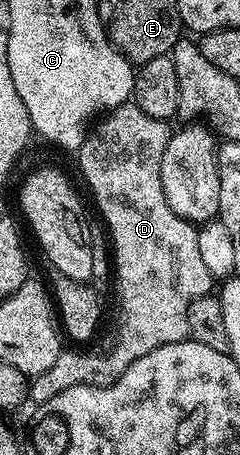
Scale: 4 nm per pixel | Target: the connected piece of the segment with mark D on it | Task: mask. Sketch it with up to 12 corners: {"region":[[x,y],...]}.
{"region":[[127,101],[78,148],[114,242],[110,355],[63,349],[31,404],[187,339],[216,280],[168,205],[167,120]]}

